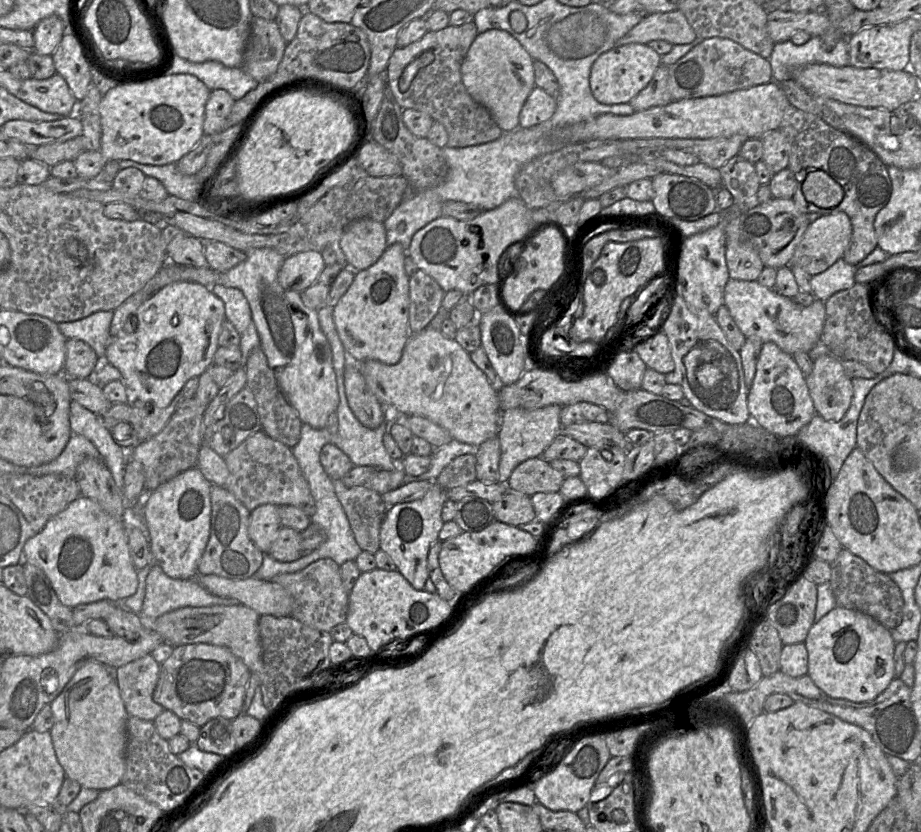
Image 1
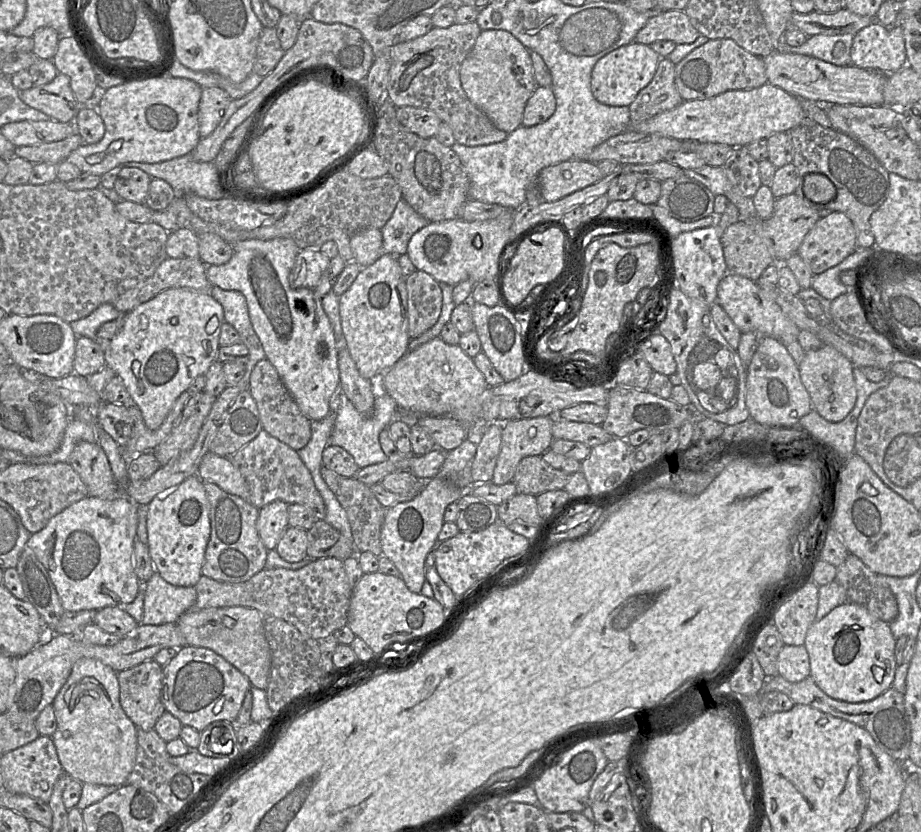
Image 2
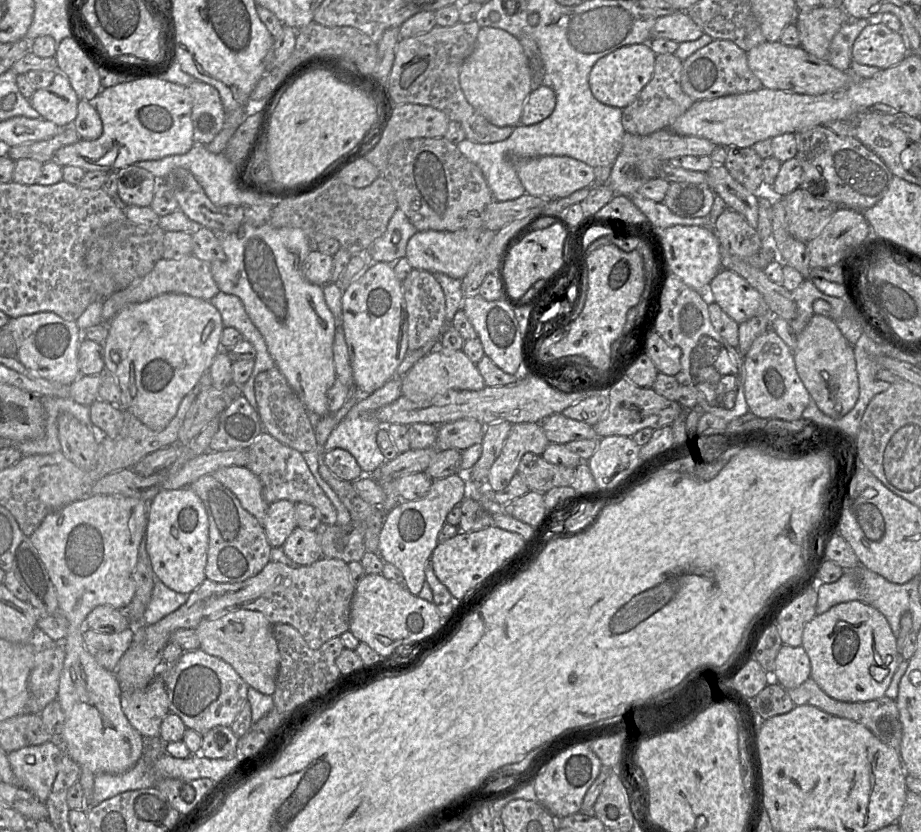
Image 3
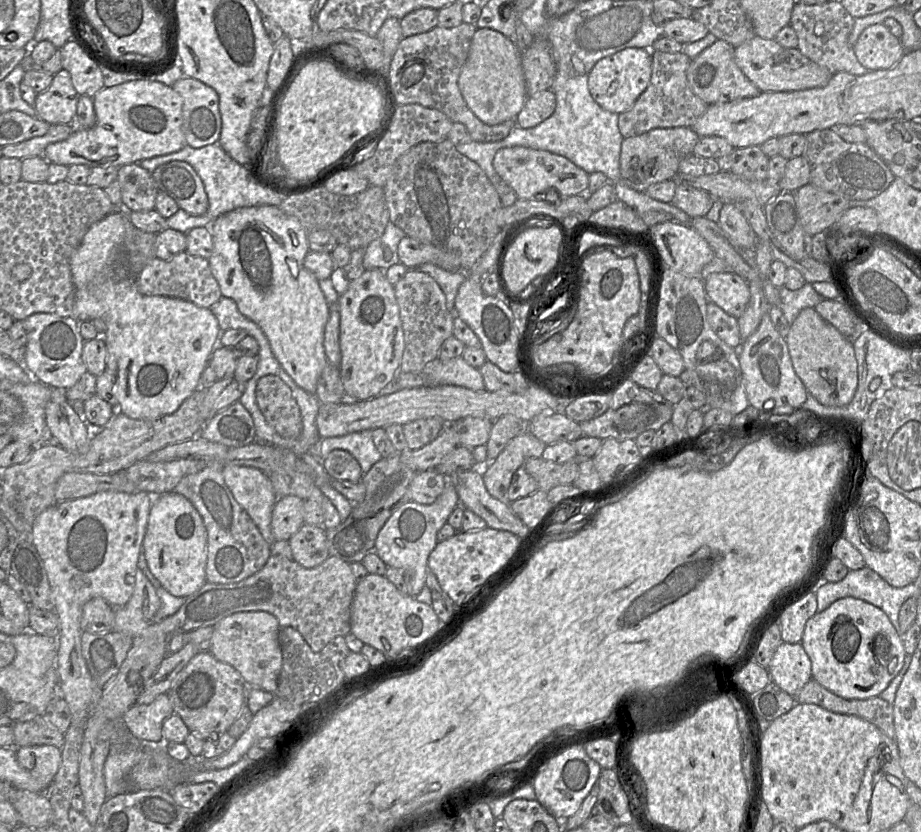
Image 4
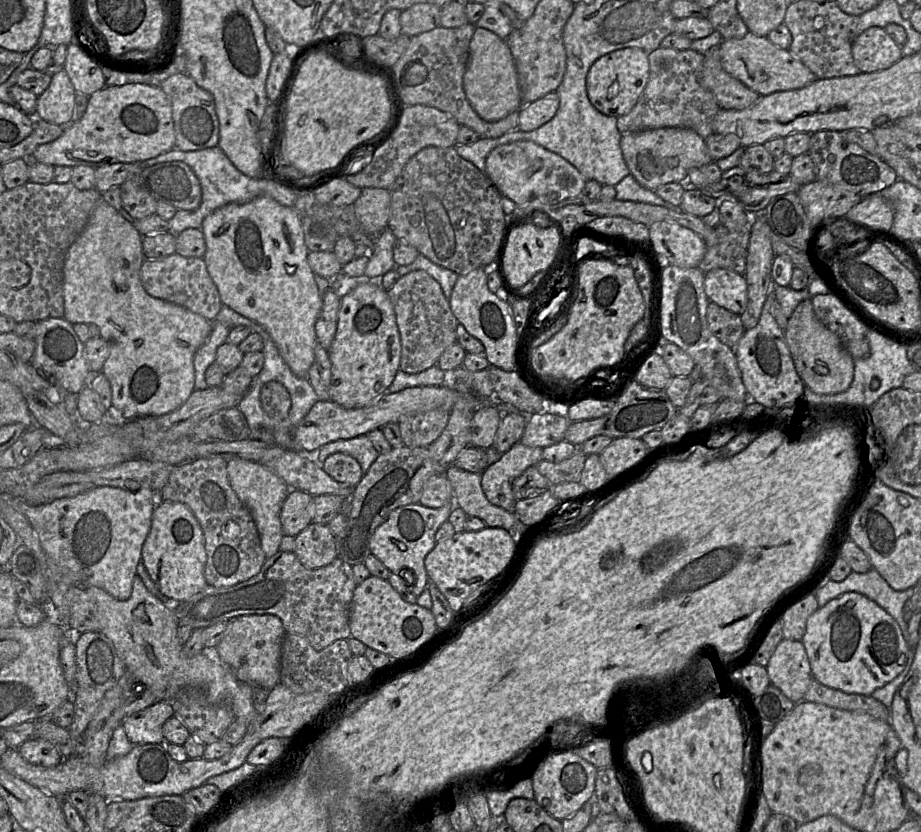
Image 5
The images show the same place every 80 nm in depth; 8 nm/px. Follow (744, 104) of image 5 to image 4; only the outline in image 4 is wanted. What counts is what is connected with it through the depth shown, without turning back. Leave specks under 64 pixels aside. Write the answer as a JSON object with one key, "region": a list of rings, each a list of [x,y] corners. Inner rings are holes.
{"region":[[[717,39],[715,43],[691,59],[687,70],[689,87],[708,105],[756,97],[761,93],[735,63],[734,50],[735,47],[731,44]]]}

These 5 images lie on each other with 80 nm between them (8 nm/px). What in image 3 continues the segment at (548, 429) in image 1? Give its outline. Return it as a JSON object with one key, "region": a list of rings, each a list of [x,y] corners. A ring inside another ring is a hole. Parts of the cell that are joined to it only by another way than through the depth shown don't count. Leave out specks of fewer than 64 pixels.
{"region":[[[540,423],[512,424],[501,453],[490,468],[486,486],[492,492],[504,490],[517,473],[522,456],[527,452],[541,455],[549,443]]]}

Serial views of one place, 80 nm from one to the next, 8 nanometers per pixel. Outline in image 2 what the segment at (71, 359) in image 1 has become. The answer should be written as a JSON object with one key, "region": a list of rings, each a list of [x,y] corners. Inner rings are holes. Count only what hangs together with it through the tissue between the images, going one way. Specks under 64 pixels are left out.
{"region":[[[77,337],[73,362],[74,373],[87,377],[105,365],[104,343],[88,337]]]}

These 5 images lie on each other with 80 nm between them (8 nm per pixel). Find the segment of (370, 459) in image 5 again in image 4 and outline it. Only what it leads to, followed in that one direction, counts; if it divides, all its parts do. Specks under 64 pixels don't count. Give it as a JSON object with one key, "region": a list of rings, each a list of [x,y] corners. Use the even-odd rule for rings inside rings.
{"region":[[[363,430],[339,437],[324,438],[319,443],[320,457],[324,459],[335,449],[348,451],[359,463],[363,475],[379,460],[381,454],[377,450],[372,430]]]}

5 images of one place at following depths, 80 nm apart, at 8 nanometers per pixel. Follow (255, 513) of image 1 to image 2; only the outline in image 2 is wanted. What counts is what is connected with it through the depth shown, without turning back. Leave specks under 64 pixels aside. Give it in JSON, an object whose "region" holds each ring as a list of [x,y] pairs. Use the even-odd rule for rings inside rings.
{"region":[[[276,500],[258,511],[256,529],[261,542],[268,551],[276,548],[281,536],[289,527],[287,509],[287,503]]]}

